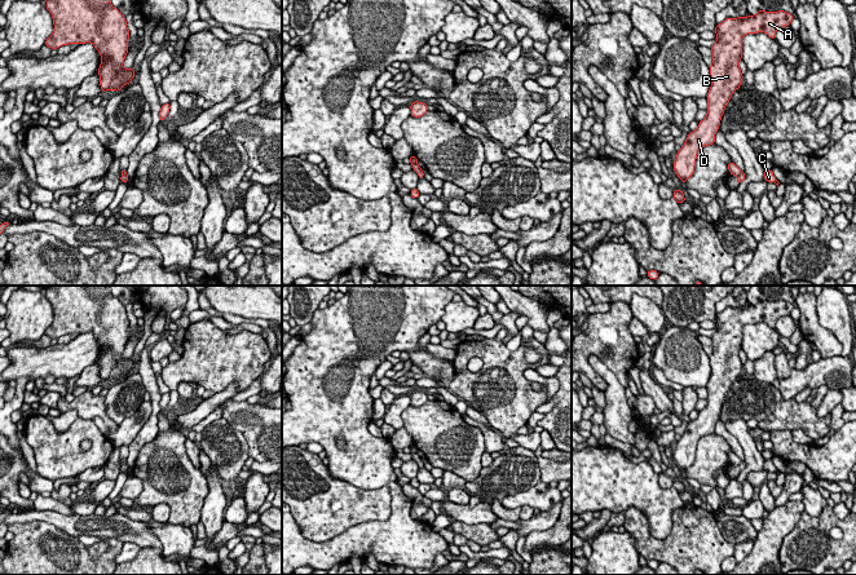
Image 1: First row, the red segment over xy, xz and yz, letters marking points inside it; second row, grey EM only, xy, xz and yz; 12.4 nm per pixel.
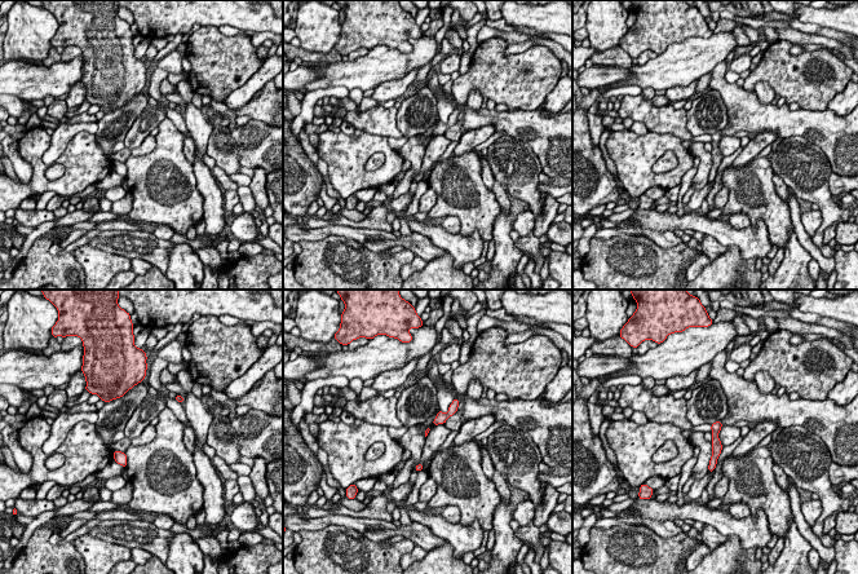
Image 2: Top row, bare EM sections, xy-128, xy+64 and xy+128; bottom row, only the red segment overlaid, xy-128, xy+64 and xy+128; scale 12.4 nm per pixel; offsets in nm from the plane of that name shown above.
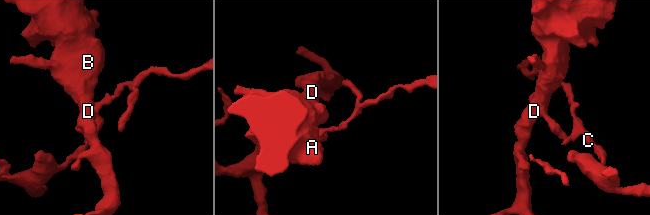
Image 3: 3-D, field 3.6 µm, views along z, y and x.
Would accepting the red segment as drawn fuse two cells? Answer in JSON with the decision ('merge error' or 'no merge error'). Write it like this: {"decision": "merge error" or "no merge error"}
{"decision": "merge error"}

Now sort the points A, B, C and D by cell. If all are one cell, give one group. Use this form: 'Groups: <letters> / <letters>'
Groups: A B D / C

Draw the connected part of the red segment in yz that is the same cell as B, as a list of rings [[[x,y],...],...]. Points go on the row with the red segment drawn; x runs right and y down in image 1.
[[[759,9],[755,16],[728,17],[715,26],[716,43],[711,47],[712,65],[709,67],[711,85],[706,96],[707,115],[698,123],[698,128],[687,136],[672,165],[683,183],[694,173],[698,151],[715,143],[715,134],[724,109],[733,92],[740,89],[744,79],[740,68],[742,37],[747,34],[764,32],[771,39],[776,39],[777,30],[790,26],[793,18],[793,14],[784,10],[765,12]]]

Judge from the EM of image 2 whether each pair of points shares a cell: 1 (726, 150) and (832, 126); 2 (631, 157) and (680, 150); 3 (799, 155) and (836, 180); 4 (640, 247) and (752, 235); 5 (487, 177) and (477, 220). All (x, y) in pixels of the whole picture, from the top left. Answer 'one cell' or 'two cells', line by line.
1: two cells
2: one cell
3: two cells
4: two cells
5: two cells

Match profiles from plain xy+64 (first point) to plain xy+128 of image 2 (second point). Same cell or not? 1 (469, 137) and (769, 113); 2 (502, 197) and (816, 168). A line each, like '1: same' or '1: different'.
1: different
2: different

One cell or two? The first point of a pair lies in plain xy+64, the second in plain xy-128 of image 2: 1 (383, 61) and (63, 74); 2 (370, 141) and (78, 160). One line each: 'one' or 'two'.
1: one
2: one

